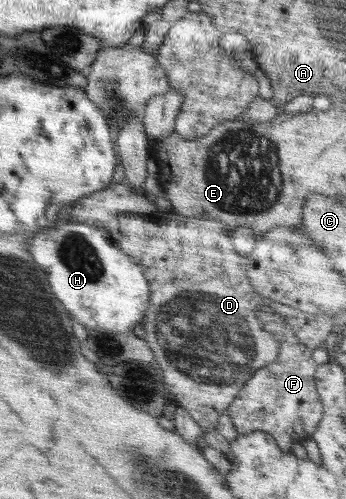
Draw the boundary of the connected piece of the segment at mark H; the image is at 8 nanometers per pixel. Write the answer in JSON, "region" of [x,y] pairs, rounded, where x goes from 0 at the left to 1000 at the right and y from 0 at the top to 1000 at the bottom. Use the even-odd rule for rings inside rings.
{"region":[[[211,431],[211,435],[220,435],[220,443],[173,445],[173,449],[162,451],[162,455],[147,459],[142,465],[110,465],[87,475],[87,485],[81,485],[81,503],[87,503],[92,519],[130,545],[136,545],[147,581],[156,591],[168,595],[168,603],[185,611],[185,619],[202,627],[202,635],[208,635],[214,643],[225,643],[225,647],[231,647],[231,651],[243,651],[249,659],[289,657],[329,667],[384,665],[387,655],[393,655],[393,651],[405,651],[405,647],[410,647],[410,639],[416,639],[416,631],[422,631],[422,619],[428,619],[431,599],[436,593],[436,573],[442,569],[431,567],[431,563],[416,555],[413,533],[393,527],[393,519],[387,519],[387,515],[361,509],[341,493],[338,485],[318,481],[312,467],[298,453],[257,445],[231,445],[231,437],[220,431]]]}

